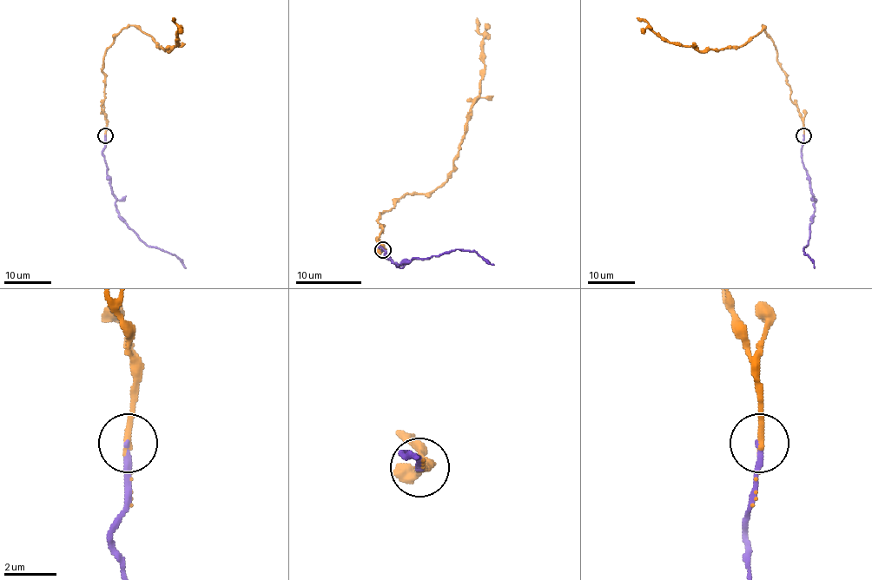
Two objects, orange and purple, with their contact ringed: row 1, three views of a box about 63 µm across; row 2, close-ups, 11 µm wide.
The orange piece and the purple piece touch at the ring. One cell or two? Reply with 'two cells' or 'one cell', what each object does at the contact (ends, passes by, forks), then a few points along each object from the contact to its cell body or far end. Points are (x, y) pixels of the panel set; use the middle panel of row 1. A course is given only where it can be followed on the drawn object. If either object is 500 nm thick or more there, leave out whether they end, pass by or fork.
one cell | orange ends | purple ends | orange via (382, 249), (380, 214), (406, 194), (431, 194), (452, 169), (467, 114), (478, 94), (484, 48), (477, 18) | purple via (382, 249), (397, 266), (412, 260), (429, 260), (442, 253), (467, 249), (493, 264)

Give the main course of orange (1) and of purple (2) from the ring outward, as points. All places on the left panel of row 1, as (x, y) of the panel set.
1: (105, 135), (103, 55), (122, 29), (131, 25), (136, 25), (156, 46), (168, 51), (178, 42), (173, 18)
2: (105, 135), (102, 156), (119, 217), (148, 246), (173, 254), (185, 268)

